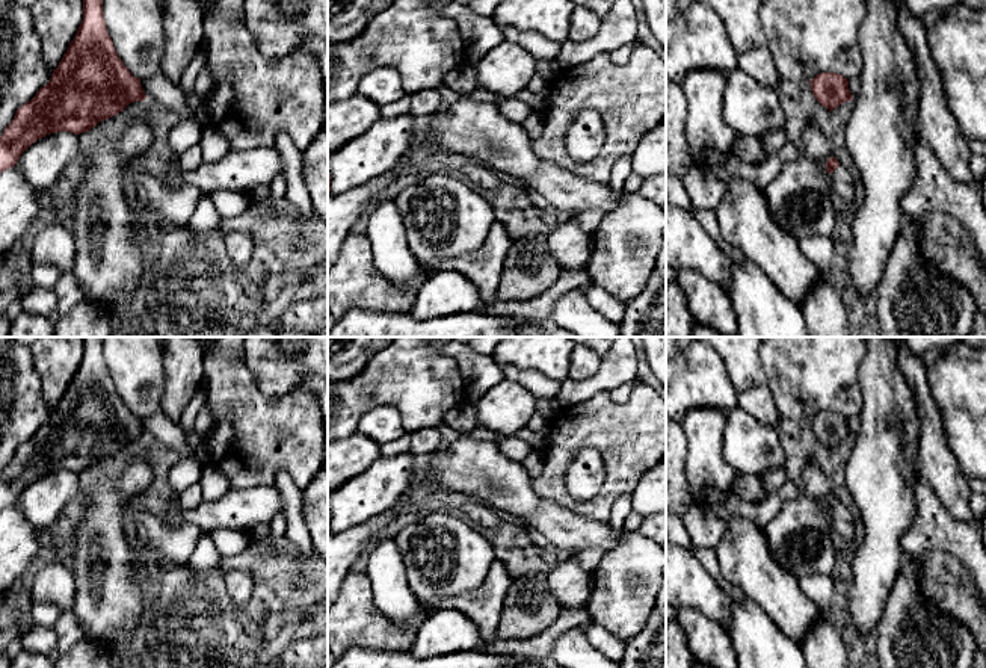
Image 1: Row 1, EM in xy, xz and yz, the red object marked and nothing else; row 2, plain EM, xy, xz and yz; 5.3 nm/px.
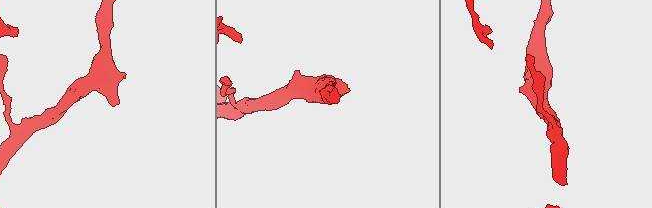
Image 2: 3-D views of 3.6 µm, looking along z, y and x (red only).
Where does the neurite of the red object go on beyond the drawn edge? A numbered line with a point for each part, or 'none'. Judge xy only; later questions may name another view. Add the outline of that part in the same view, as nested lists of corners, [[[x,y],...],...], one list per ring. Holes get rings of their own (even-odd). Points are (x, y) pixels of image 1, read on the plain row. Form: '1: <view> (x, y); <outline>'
none

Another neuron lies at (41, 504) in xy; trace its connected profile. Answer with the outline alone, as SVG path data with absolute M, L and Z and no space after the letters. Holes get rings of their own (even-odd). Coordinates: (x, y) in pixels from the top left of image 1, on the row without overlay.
M57 470L32 482L14 505L32 526L53 524L69 503L79 499L83 487L77 473Z

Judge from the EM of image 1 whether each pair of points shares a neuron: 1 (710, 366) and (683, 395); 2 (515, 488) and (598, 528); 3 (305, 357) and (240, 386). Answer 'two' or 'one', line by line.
1: one
2: one
3: two

